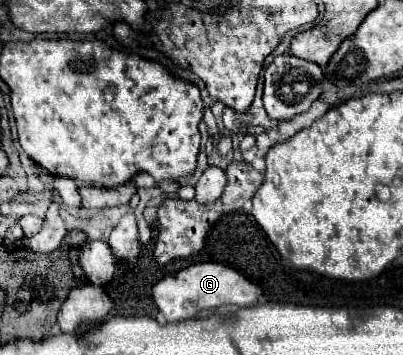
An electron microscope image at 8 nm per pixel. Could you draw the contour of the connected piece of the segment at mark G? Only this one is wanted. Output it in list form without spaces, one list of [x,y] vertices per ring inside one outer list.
[[[197,263],[187,269],[181,269],[175,275],[165,277],[153,287],[153,301],[165,313],[167,321],[187,321],[203,307],[217,307],[217,305],[253,305],[263,295],[261,287],[251,283],[247,277],[237,273],[231,267],[221,263]]]

